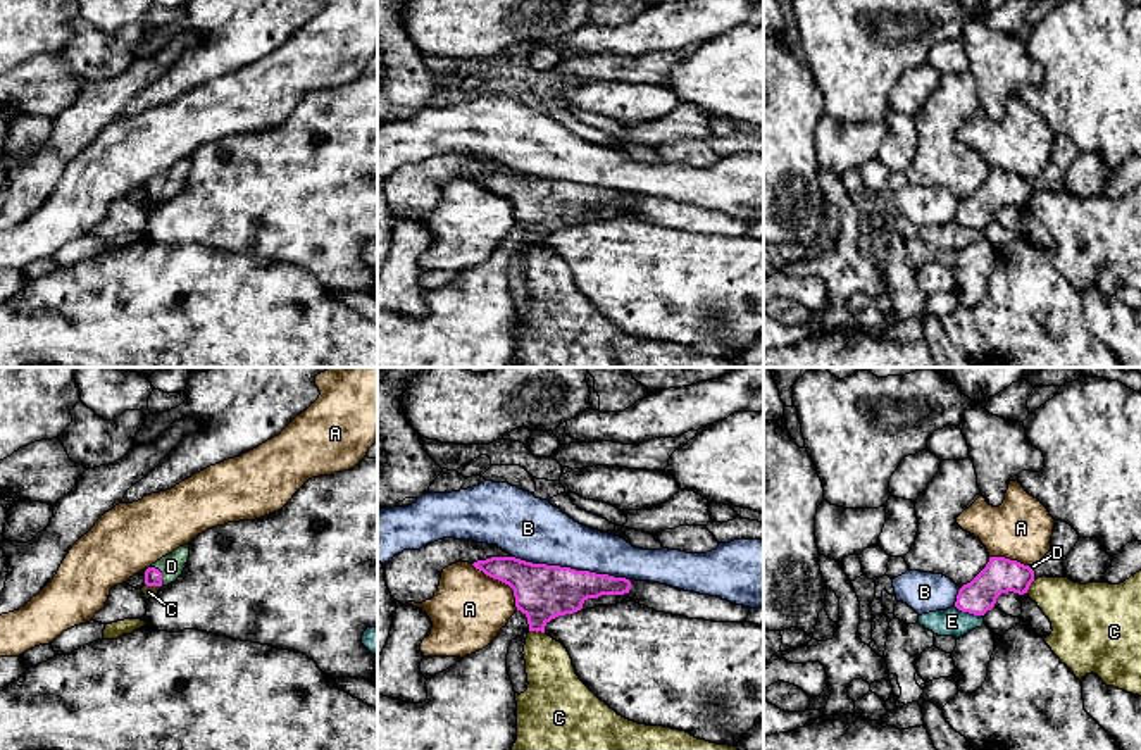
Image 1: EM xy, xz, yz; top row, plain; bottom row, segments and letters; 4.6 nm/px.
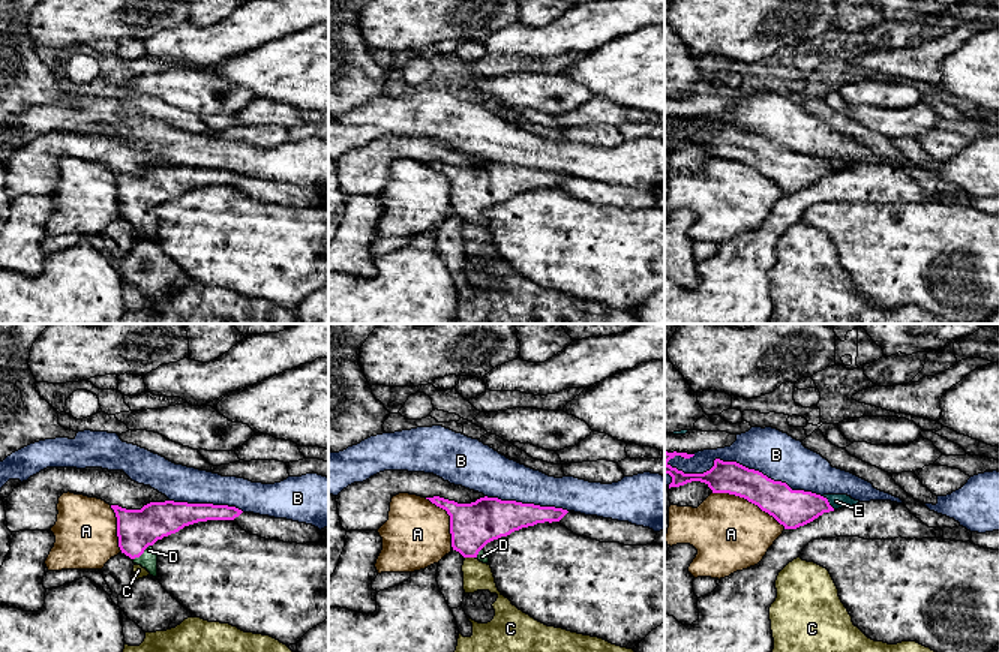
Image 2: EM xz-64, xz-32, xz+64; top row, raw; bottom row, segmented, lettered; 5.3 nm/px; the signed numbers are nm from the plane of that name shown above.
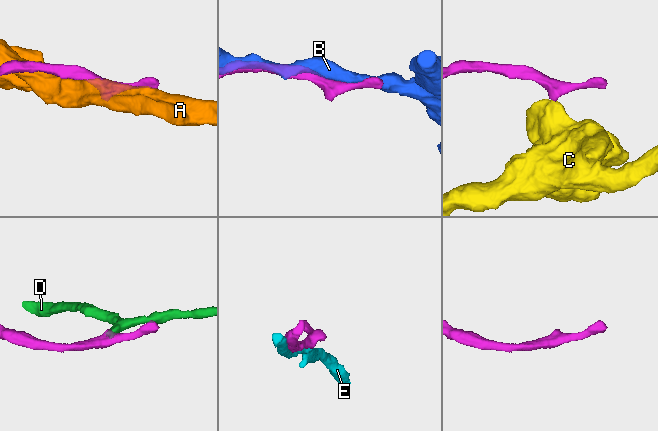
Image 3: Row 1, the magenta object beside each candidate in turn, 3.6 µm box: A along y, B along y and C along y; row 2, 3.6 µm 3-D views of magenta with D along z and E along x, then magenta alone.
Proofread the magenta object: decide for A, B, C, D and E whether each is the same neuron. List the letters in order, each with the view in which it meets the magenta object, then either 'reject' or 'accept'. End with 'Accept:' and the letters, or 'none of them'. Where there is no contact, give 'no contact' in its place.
A: meets magenta in xz; reject
B: meets magenta in xz; reject
C: meets magenta in xy; reject
D: meets magenta in xy; accept
E: meets magenta in yz; reject
Accept: D

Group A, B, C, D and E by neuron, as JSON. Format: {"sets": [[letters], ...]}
{"sets": [["A"], ["B"], ["C"], ["D"], ["E"]]}

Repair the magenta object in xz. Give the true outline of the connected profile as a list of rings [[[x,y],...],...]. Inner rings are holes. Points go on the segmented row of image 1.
[[[491,557],[472,566],[514,590],[517,610],[527,617],[529,631],[536,633],[545,633],[552,619],[581,610],[588,598],[624,595],[631,590],[626,578],[533,564],[515,557]]]

